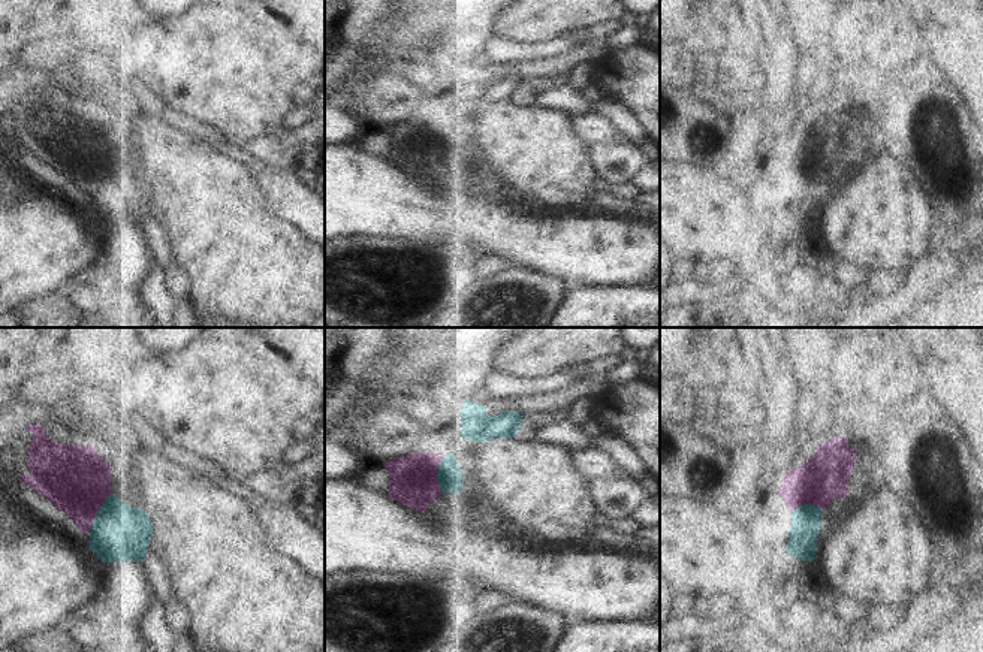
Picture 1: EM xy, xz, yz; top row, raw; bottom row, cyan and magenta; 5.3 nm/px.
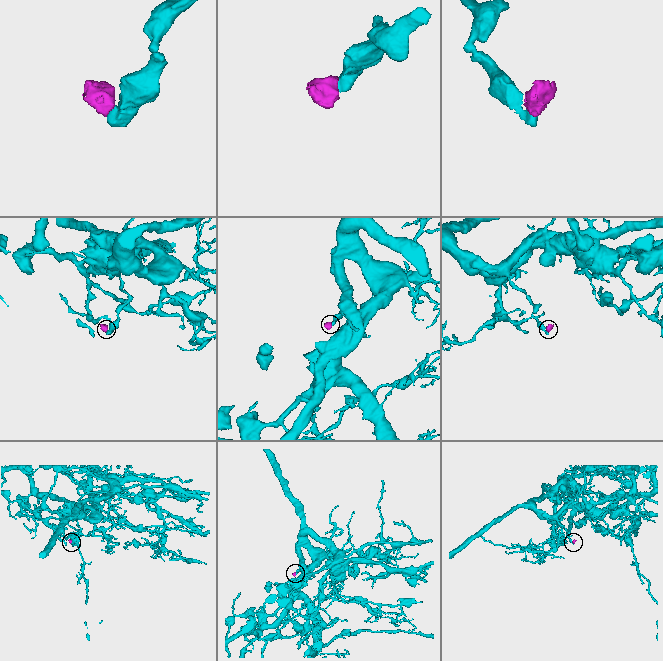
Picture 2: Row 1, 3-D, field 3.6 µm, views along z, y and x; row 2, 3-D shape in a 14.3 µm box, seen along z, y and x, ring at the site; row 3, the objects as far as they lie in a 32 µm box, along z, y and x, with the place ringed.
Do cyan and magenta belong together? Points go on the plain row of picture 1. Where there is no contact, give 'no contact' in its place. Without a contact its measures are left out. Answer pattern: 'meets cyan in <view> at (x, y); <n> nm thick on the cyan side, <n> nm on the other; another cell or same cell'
meets cyan in xy at (98, 178); 300 nm thick on the cyan side, 360 nm on the other; another cell

